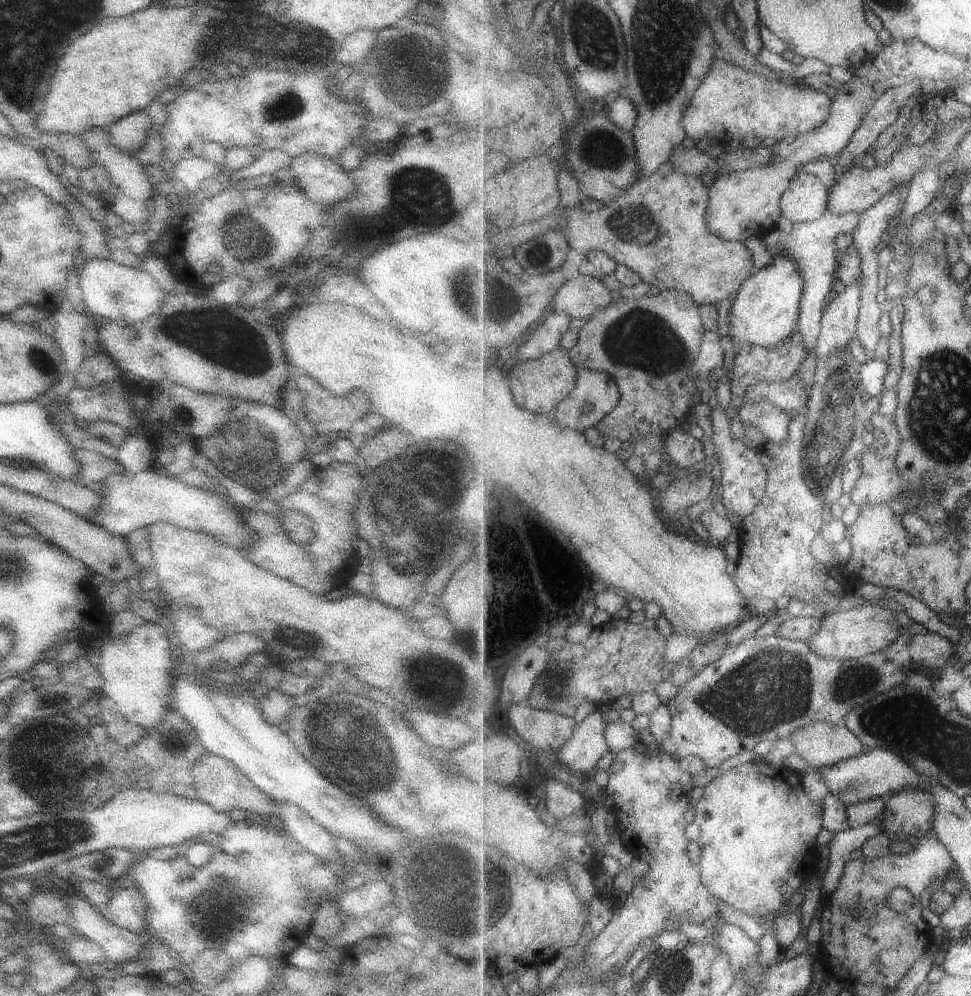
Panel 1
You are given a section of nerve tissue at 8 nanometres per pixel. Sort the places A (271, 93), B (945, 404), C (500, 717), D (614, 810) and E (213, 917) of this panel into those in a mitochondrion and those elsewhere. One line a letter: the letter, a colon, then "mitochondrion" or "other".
A: mitochondrion
B: mitochondrion
C: other
D: other
E: mitochondrion

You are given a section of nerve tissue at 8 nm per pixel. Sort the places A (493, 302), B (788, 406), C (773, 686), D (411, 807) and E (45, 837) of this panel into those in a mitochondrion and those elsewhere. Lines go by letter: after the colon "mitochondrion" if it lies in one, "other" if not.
A: mitochondrion
B: other
C: mitochondrion
D: other
E: mitochondrion

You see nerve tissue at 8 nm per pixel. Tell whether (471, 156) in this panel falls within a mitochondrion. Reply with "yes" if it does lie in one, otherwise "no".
no

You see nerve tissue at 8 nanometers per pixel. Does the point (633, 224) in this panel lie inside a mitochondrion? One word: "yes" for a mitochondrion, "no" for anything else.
yes

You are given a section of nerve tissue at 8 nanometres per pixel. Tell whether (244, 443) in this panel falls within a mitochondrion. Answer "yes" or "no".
yes

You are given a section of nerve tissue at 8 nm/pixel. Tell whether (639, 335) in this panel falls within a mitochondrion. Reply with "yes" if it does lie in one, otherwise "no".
yes

